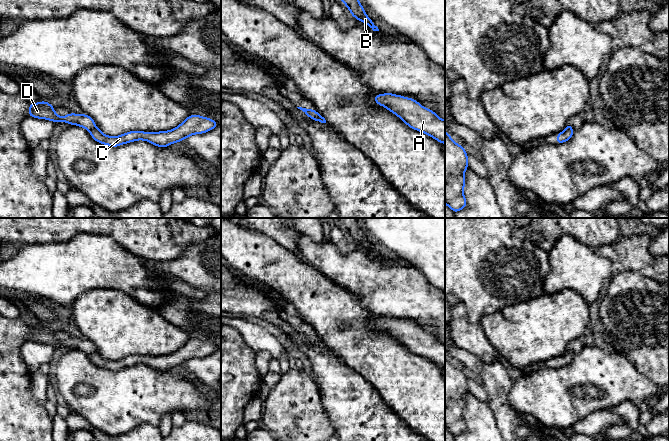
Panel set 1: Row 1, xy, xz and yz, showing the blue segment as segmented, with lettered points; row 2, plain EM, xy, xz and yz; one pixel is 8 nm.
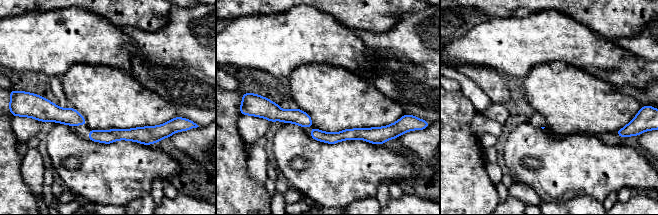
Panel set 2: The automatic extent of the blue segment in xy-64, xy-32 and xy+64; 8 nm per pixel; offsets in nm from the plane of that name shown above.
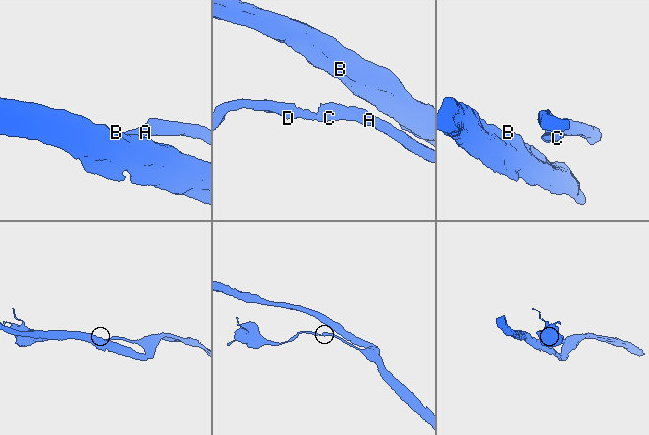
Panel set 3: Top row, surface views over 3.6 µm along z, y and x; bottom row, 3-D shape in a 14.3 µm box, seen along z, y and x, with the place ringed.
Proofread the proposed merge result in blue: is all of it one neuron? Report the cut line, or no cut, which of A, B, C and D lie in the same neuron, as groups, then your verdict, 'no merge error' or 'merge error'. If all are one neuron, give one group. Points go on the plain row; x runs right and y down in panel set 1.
no cut | A B C D | no merge error

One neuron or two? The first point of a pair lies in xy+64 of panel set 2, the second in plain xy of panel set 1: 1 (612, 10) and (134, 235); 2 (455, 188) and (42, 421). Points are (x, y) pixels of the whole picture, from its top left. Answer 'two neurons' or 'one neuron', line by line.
1: one neuron
2: one neuron

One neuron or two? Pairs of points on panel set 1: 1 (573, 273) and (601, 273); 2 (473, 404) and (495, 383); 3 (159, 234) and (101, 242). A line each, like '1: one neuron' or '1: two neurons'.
1: one neuron
2: two neurons
3: two neurons

